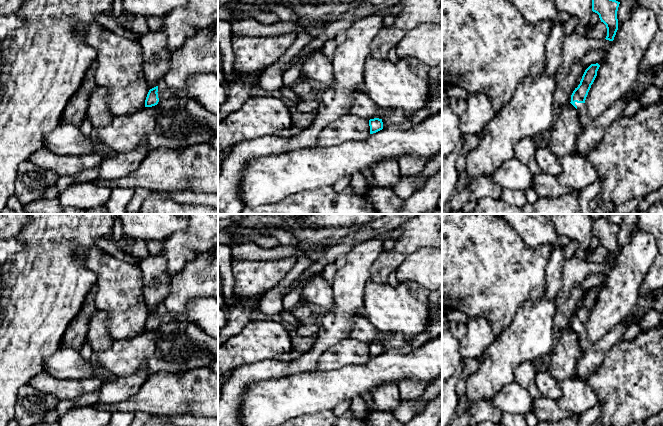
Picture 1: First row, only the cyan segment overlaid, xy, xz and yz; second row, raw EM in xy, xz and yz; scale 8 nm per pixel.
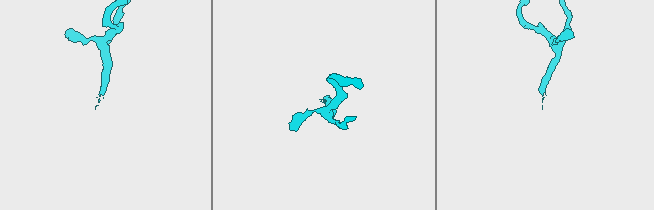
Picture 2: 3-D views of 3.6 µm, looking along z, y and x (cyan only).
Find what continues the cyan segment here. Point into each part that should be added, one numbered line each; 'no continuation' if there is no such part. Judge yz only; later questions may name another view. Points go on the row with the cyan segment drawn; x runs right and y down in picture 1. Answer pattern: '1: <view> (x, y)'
1: yz (593, 131)

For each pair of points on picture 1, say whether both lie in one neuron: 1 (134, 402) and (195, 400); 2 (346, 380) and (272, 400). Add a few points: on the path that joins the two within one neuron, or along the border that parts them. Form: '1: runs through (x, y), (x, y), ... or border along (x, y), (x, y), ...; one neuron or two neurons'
1: runs through (149, 400), (180, 400); one neuron
2: runs through (328, 389), (290, 397); one neuron

